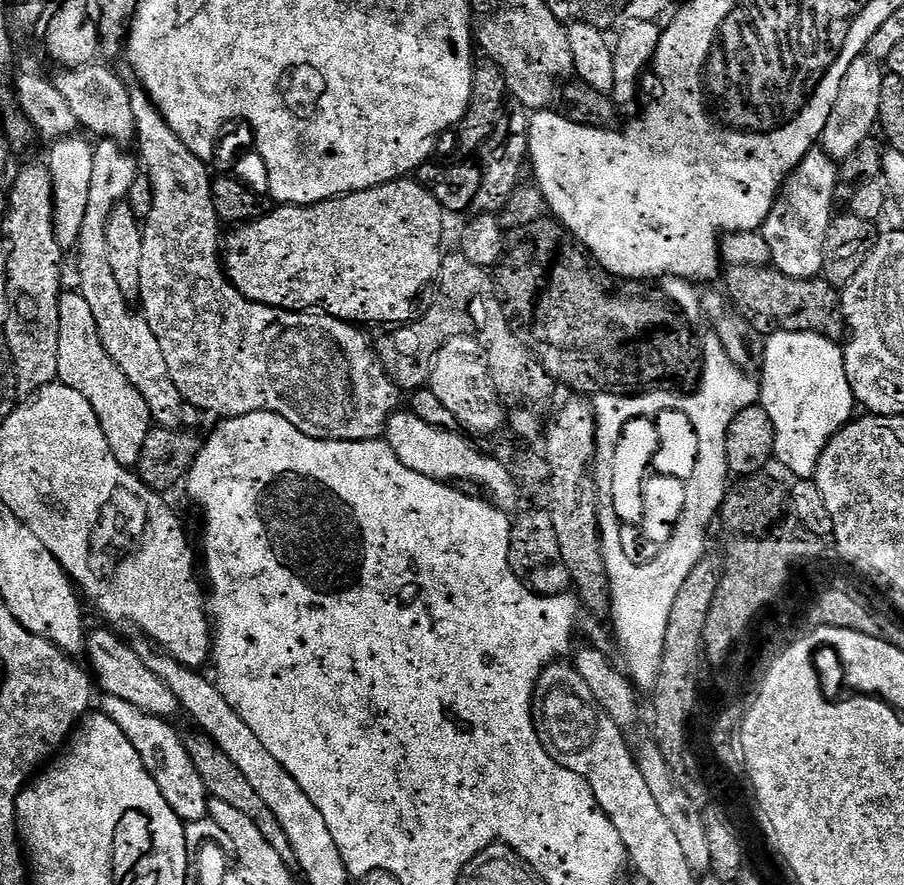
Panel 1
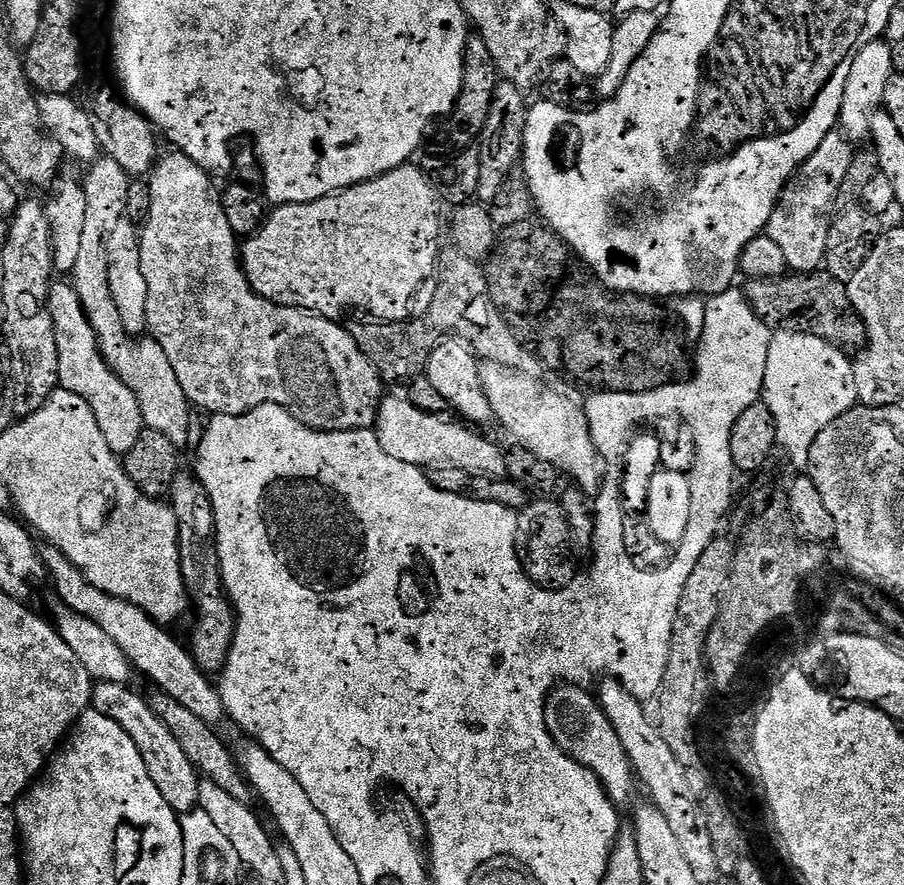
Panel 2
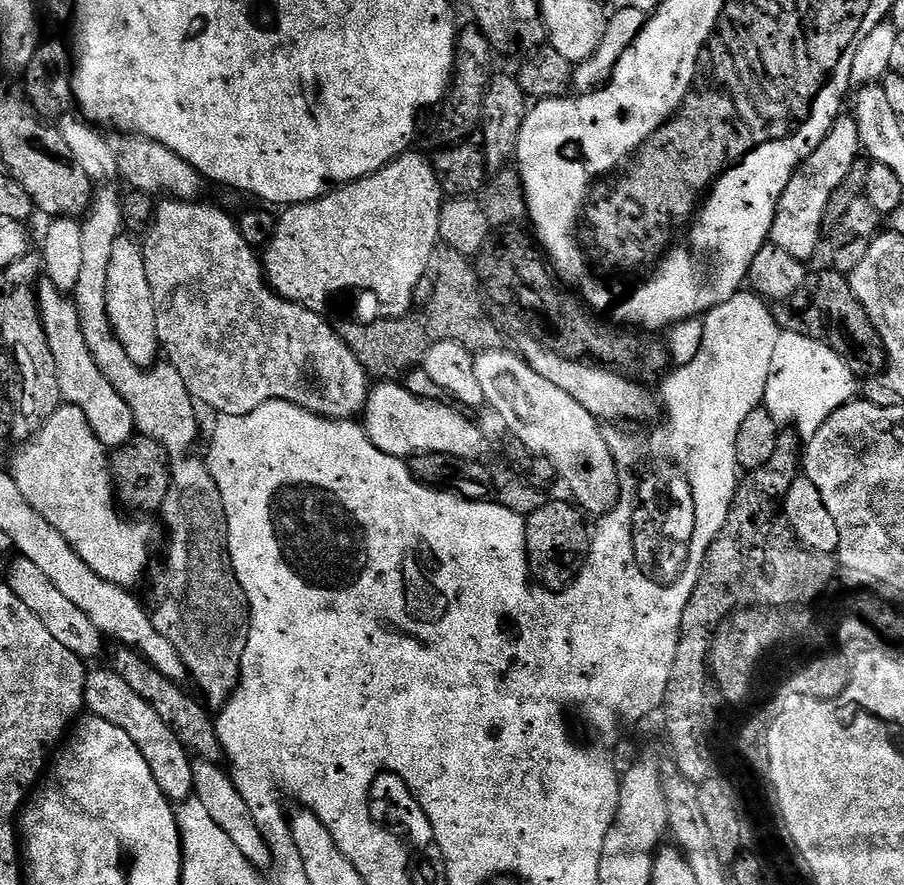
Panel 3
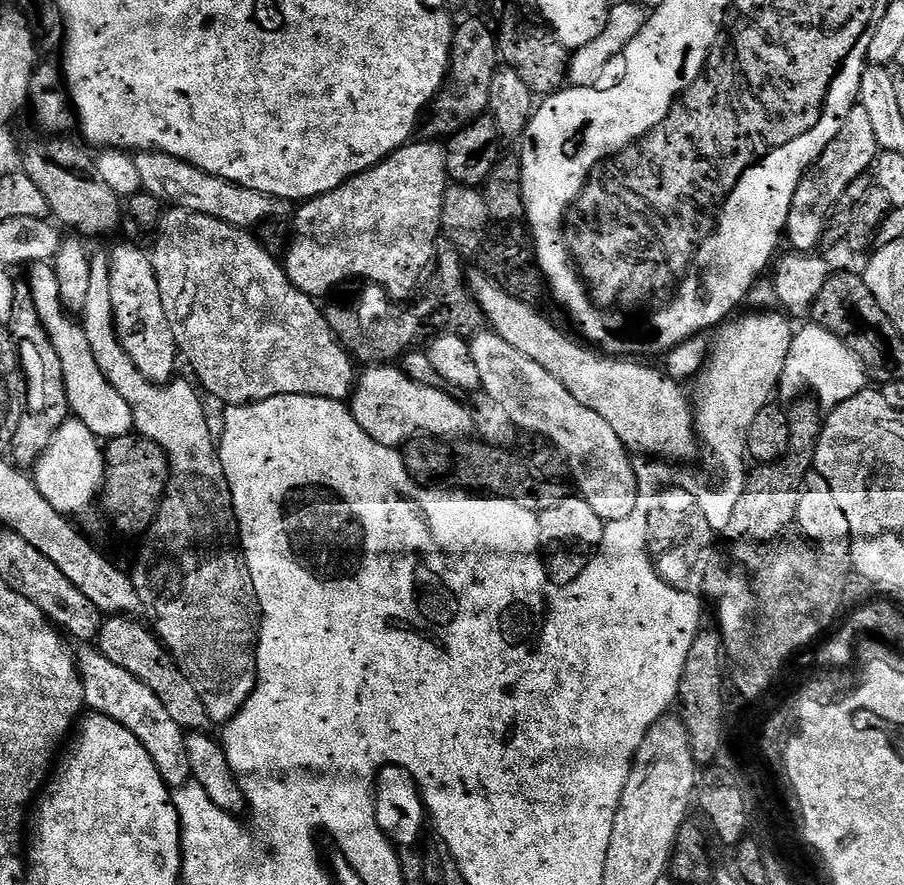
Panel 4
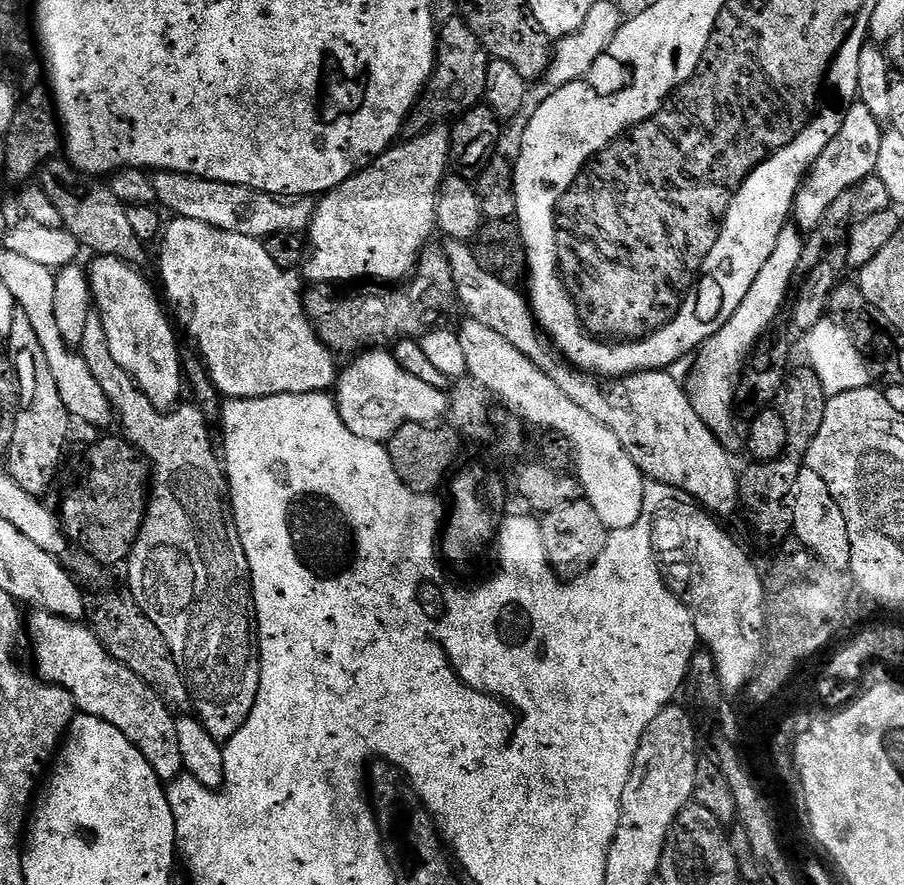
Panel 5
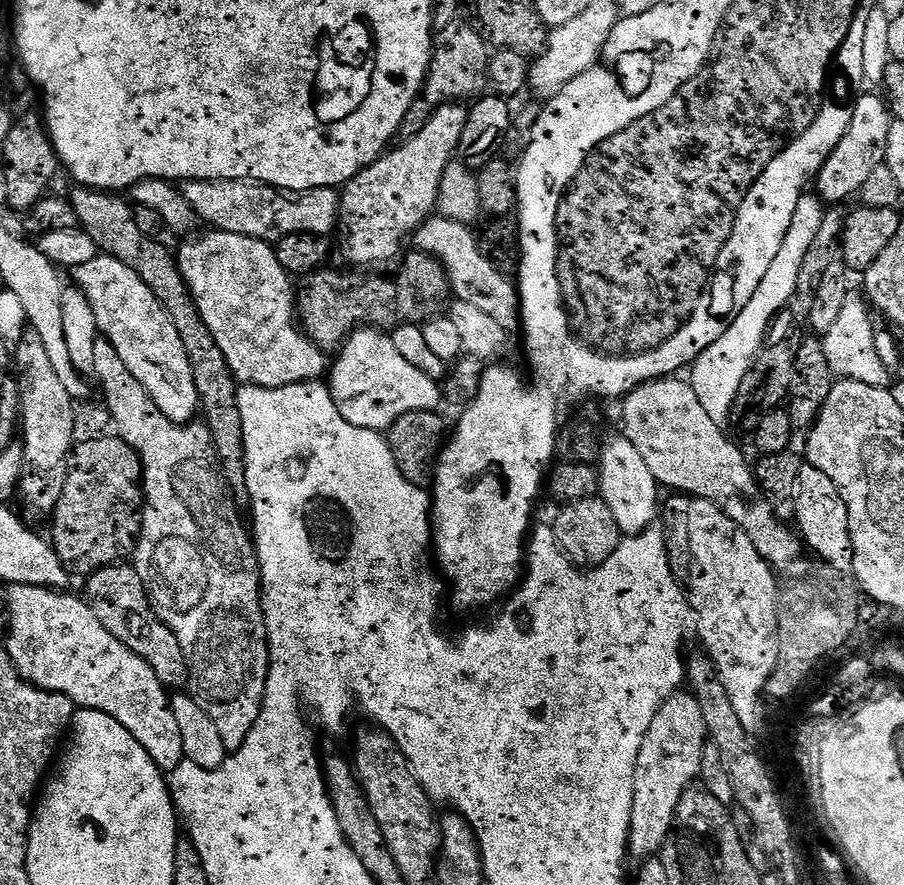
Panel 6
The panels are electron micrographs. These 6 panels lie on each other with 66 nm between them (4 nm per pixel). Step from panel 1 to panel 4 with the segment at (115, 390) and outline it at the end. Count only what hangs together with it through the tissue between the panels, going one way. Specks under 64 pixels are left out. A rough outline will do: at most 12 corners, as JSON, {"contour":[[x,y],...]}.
{"contour":[[55,267],[27,269],[71,415],[107,442],[132,411],[60,301]]}

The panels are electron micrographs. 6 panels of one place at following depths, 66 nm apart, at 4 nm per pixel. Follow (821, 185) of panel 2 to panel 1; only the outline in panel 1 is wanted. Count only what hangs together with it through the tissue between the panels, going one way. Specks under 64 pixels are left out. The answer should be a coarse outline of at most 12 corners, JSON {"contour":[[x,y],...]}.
{"contour":[[820,146],[785,178],[762,229],[771,267],[823,273],[839,184]]}

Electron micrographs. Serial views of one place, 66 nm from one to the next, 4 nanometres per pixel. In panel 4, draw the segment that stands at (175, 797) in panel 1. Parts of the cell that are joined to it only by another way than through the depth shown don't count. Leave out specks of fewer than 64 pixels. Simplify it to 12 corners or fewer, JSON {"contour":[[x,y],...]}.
{"contour":[[99,650],[78,656],[85,705],[124,726],[169,789],[189,783],[185,733]]}

